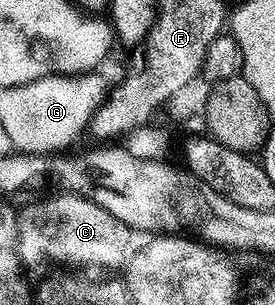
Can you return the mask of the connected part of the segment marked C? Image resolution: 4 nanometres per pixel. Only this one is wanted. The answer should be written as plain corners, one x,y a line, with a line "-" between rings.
63,191
60,197
47,197
18,214
17,247
24,266
60,261
63,265
92,265
95,269
115,269
128,260
132,230
121,219
109,215
105,207
74,191

